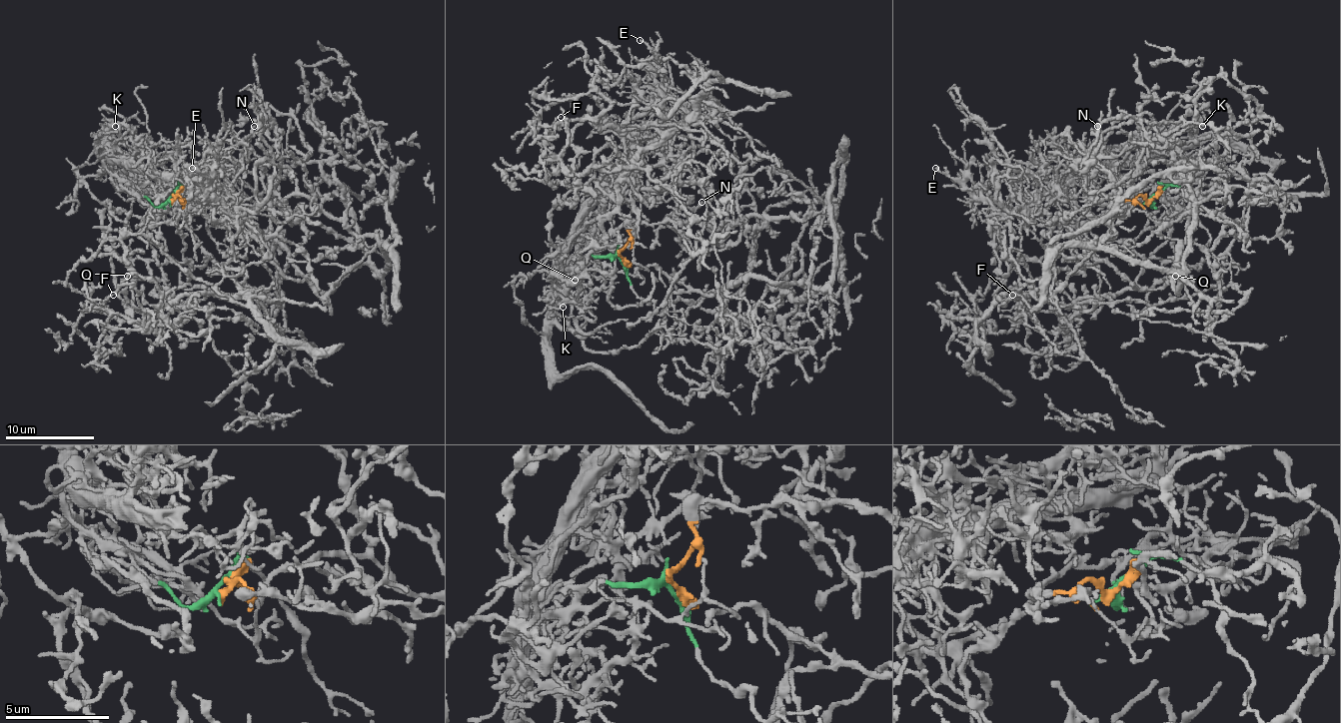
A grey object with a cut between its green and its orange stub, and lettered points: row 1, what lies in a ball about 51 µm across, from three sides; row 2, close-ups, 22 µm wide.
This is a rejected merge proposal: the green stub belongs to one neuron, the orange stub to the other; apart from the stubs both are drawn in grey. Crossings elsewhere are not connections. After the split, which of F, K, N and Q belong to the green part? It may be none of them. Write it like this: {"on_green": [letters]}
{"on_green": ["K"]}

